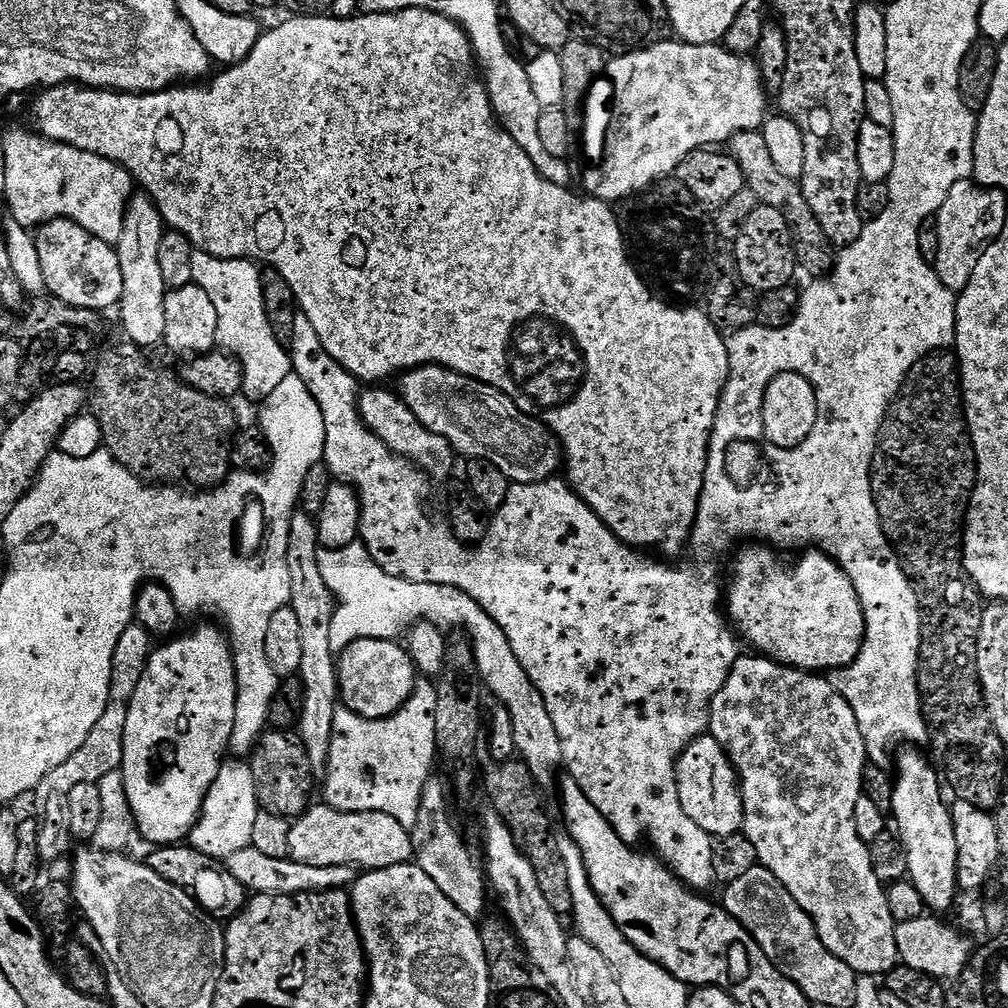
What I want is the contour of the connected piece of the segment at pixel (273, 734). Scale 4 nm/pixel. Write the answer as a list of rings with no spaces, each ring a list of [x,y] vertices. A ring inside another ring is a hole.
[[[268,730],[261,736],[250,757],[256,797],[263,811],[289,818],[299,818],[308,811],[312,796],[312,763],[302,738],[292,730]]]

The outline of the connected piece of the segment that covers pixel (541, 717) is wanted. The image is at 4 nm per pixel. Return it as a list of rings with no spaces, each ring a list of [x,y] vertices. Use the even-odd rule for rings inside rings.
[[[360,542],[345,548],[321,551],[320,569],[326,578],[326,586],[330,586],[333,596],[340,603],[334,620],[330,622],[333,652],[339,654],[359,640],[396,640],[422,620],[445,630],[463,630],[470,641],[481,681],[487,691],[489,688],[496,695],[495,703],[510,712],[514,746],[519,759],[527,764],[537,784],[547,786],[551,782],[556,767],[559,769],[564,763],[564,755],[558,730],[554,730],[554,722],[550,722],[550,710],[546,710],[546,702],[542,702],[538,686],[530,682],[530,674],[522,670],[522,662],[518,662],[510,647],[510,638],[506,638],[502,626],[498,626],[498,622],[482,610],[477,600],[452,584],[423,584],[391,576],[378,566],[378,562],[374,562]]]

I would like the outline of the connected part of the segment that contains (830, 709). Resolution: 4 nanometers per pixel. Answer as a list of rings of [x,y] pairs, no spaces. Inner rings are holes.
[[[760,654],[741,655],[732,667],[732,673],[726,678],[722,690],[712,699],[712,713],[708,719],[708,732],[722,746],[722,750],[736,767],[736,775],[740,777],[740,793],[744,803],[744,826],[742,834],[754,842],[754,850],[759,867],[770,870],[790,894],[794,894],[794,902],[806,910],[806,914],[812,917],[814,926],[826,946],[826,950],[833,952],[846,966],[850,966],[860,976],[883,977],[897,967],[896,954],[896,925],[897,922],[890,914],[888,905],[888,893],[881,887],[878,874],[874,874],[874,866],[870,862],[868,853],[869,845],[862,838],[858,838],[858,829],[854,826],[854,802],[863,793],[863,770],[868,760],[866,746],[862,738],[862,730],[858,730],[858,718],[854,718],[854,710],[850,710],[850,702],[838,694],[838,690],[832,684],[831,679],[815,672],[805,672],[802,668],[794,668],[776,663],[771,658],[765,658]],[[836,888],[852,888],[848,896],[840,896]]]

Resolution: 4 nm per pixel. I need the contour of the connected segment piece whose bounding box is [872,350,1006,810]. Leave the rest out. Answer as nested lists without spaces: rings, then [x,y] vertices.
[[[948,350],[929,352],[908,371],[900,392],[888,405],[888,413],[884,416],[884,425],[880,427],[880,436],[872,455],[872,498],[880,515],[882,535],[887,538],[891,551],[896,553],[896,559],[904,567],[904,575],[918,582],[922,593],[924,609],[916,685],[920,688],[920,708],[924,712],[924,721],[928,723],[930,745],[936,751],[937,758],[944,760],[943,779],[947,787],[949,784],[956,791],[956,800],[965,800],[970,802],[970,806],[985,810],[995,810],[1000,804],[1000,795],[1006,791],[1005,749],[992,731],[992,719],[988,716],[984,693],[980,691],[976,675],[978,630],[982,626],[986,604],[964,565],[964,525],[974,489],[976,451],[968,432],[968,421],[964,419],[958,361]]]

